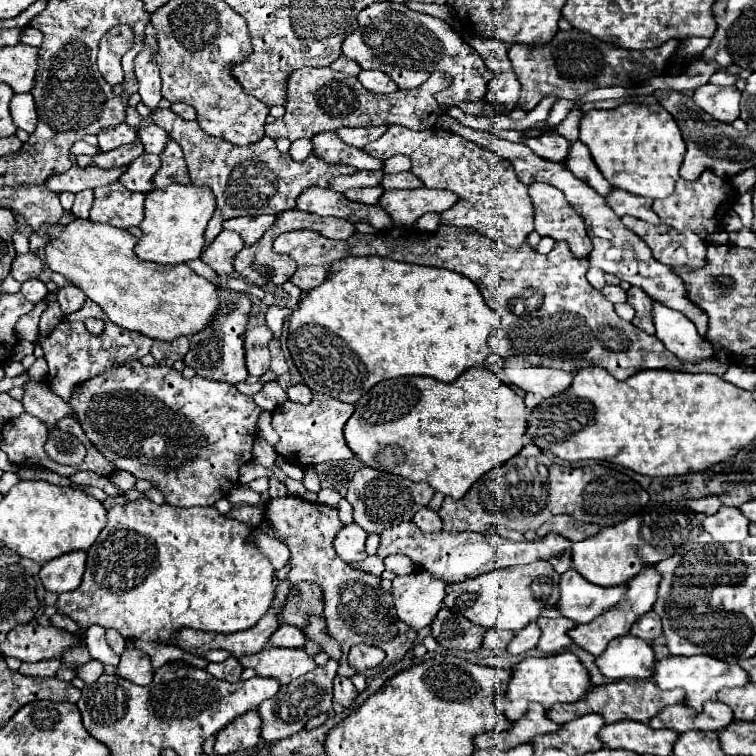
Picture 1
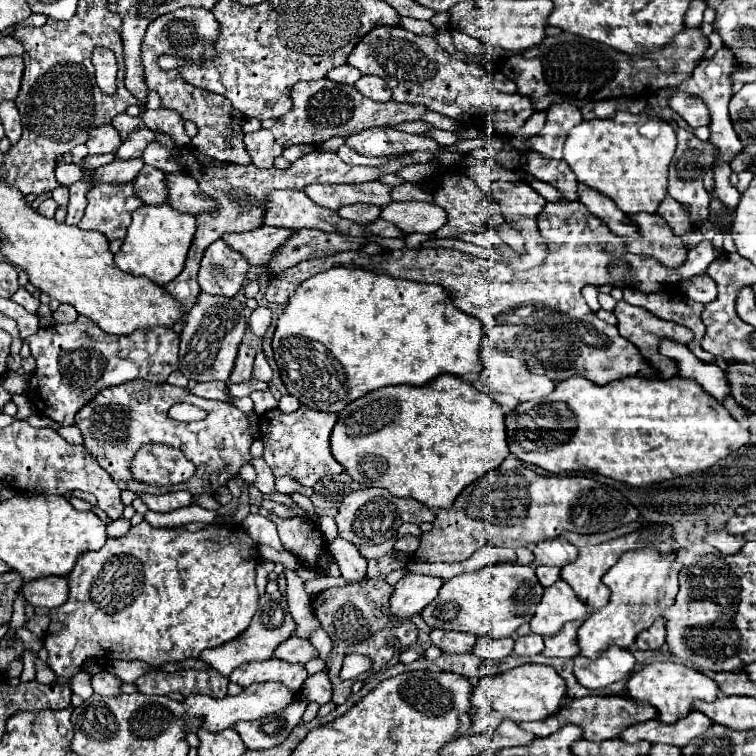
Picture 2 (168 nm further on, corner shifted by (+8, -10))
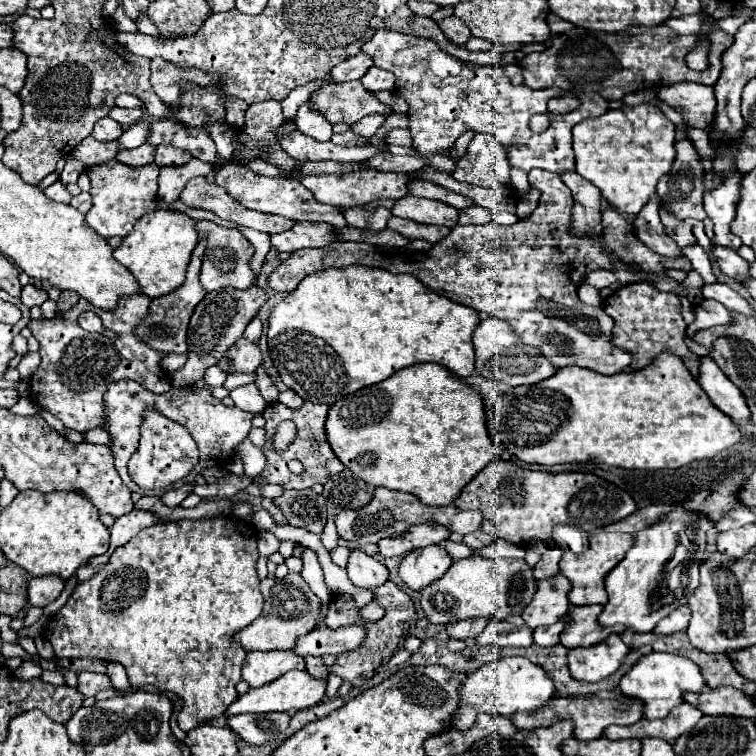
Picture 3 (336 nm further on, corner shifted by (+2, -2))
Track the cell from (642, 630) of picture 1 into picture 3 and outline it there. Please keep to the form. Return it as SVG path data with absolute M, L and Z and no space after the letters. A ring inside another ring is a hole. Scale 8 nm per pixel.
M688 605L686 607L680 607L676 611L672 611L672 615L664 617L654 629L652 633L654 635L672 635L672 633L678 633L678 631L684 631L686 625L690 621L690 609Z

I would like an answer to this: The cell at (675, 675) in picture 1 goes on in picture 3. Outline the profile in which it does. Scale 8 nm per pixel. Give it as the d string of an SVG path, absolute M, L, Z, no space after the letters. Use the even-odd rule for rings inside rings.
M650 653L644 655L622 679L620 679L620 691L628 697L642 699L646 703L644 717L646 719L664 719L674 707L684 703L684 693L694 691L700 693L706 689L706 681L702 677L700 667L692 663L688 657L672 655L672 653Z

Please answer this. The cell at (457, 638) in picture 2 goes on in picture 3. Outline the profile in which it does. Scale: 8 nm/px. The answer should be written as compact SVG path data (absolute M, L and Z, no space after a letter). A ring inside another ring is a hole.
M466 619L466 621L456 621L448 625L448 635L452 639L476 639L484 627L488 625L488 619Z

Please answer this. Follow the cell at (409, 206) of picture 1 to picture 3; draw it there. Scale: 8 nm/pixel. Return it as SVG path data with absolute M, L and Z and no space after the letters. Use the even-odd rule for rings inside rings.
M412 195L398 199L392 207L392 215L412 219L416 223L426 223L426 225L454 227L458 223L458 209L454 209L442 201L420 199L420 197L412 197Z

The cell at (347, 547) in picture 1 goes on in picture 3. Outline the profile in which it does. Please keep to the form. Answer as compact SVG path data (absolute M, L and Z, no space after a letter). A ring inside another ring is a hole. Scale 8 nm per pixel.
M354 549L350 553L346 571L348 571L350 581L362 589L378 587L380 583L384 583L388 579L388 569L378 559L364 553L362 549Z

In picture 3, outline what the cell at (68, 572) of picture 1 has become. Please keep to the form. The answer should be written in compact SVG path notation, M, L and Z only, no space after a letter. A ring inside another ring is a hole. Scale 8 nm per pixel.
M58 575L32 577L28 583L28 603L34 607L46 607L52 603L64 589L64 579Z

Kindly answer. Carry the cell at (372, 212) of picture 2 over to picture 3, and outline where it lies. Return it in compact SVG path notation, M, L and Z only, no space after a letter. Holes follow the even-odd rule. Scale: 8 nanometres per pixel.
M352 207L344 211L348 227L358 227L358 229L386 229L386 221L392 217L388 207Z

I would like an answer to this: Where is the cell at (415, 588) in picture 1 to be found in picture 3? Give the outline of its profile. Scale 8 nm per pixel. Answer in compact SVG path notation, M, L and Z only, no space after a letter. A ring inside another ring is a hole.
M428 545L424 549L416 549L408 553L400 563L400 579L412 589L422 591L434 581L438 581L448 567L452 565L452 557L446 555L438 545Z

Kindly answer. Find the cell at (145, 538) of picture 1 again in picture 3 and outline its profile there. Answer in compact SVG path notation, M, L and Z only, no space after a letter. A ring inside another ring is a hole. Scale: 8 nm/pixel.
M214 517L214 519L198 519L198 521L178 521L178 523L156 523L152 527L142 529L136 537L132 537L126 545L118 547L108 563L102 567L100 573L96 573L92 579L78 583L78 587L74 589L74 593L70 595L68 603L50 617L48 627L44 637L48 641L52 641L54 653L56 657L68 657L68 659L82 659L82 657L90 657L90 659L102 659L102 661L114 661L114 663L122 663L128 671L130 683L132 687L144 687L144 685L156 685L158 689L164 691L174 691L184 699L184 721L182 721L182 731L190 731L202 723L206 723L208 719L218 719L220 715L224 715L226 707L236 701L238 693L234 689L234 685L240 681L240 669L244 663L244 649L232 641L232 635L240 629L244 629L246 625L250 625L254 619L258 619L258 615L262 613L262 593L260 593L260 579L256 573L256 561L258 561L258 547L256 547L256 539L258 539L258 529L252 523L246 521L238 521L236 517Z

